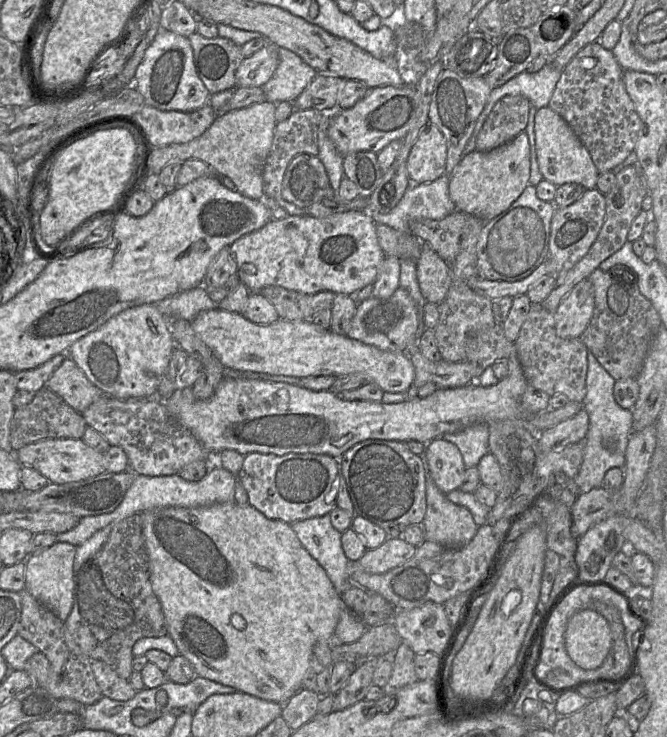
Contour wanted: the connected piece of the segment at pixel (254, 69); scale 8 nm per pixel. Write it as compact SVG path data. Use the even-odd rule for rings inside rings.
M273 43L245 57L238 67L235 79L237 87L262 87L274 74L279 62L278 48Z

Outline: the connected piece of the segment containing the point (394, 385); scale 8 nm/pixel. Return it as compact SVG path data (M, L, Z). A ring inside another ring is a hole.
M218 307L199 313L191 326L225 368L298 379L309 376L360 374L384 392L405 393L414 381L414 366L407 352L385 351L346 335L324 329L311 320L256 324L242 314Z

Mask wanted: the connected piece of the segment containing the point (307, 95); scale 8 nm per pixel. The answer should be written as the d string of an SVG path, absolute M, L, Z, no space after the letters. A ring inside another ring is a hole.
M317 74L292 102L295 110L332 109L338 104L342 78Z

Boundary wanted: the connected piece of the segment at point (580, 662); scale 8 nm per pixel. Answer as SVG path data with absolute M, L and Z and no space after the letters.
M581 610L568 621L564 644L568 656L577 666L584 670L597 669L612 645L609 624L597 611Z

